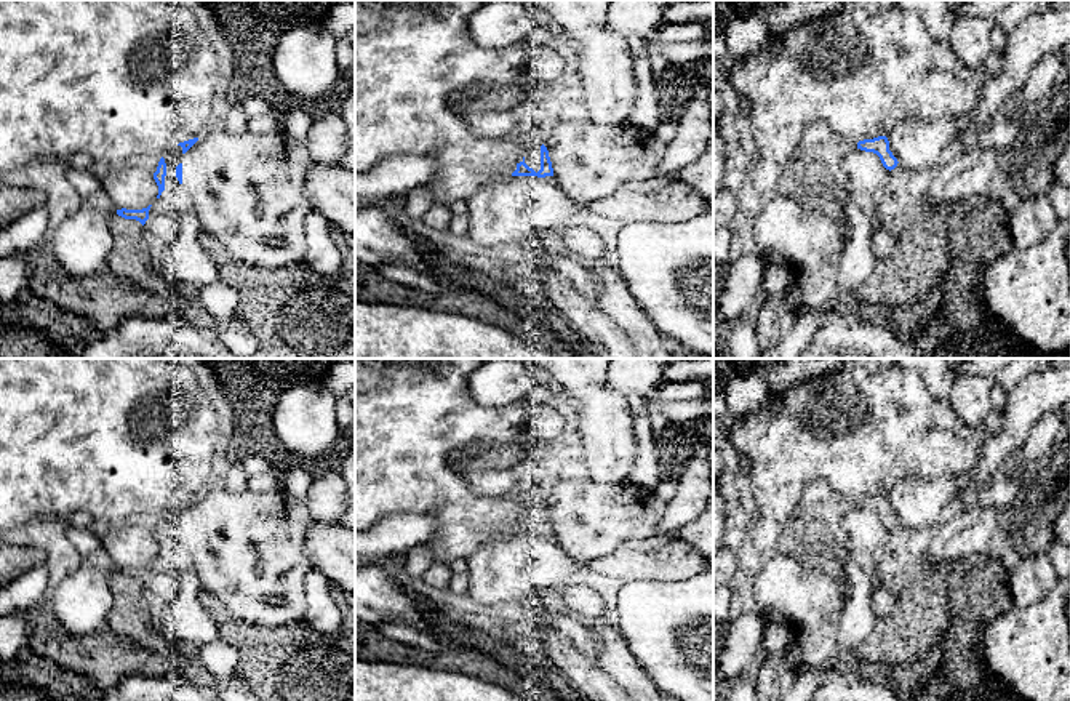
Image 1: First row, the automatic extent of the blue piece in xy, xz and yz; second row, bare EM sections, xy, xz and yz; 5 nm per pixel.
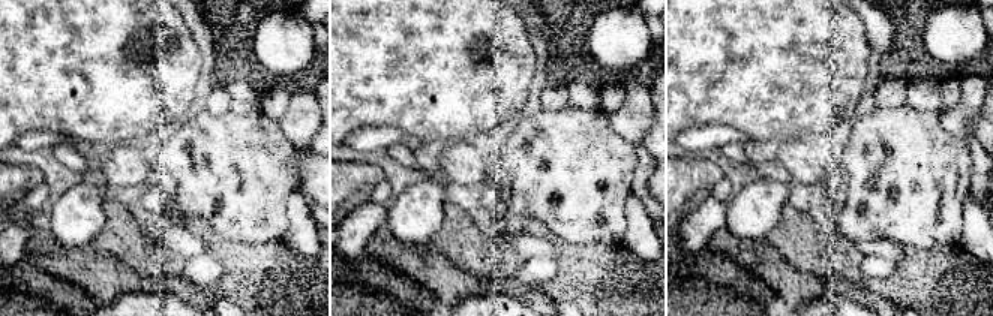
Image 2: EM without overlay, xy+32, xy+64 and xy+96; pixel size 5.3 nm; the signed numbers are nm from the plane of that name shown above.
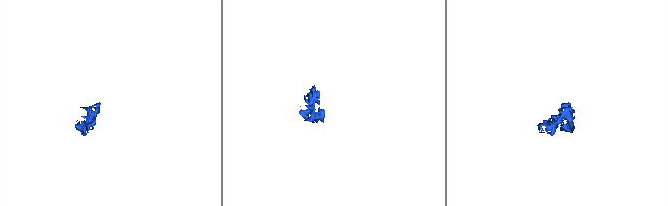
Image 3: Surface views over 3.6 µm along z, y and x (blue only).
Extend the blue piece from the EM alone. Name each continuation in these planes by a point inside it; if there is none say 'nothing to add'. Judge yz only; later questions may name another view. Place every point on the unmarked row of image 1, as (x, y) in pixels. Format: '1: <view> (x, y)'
1: yz (861, 431)

